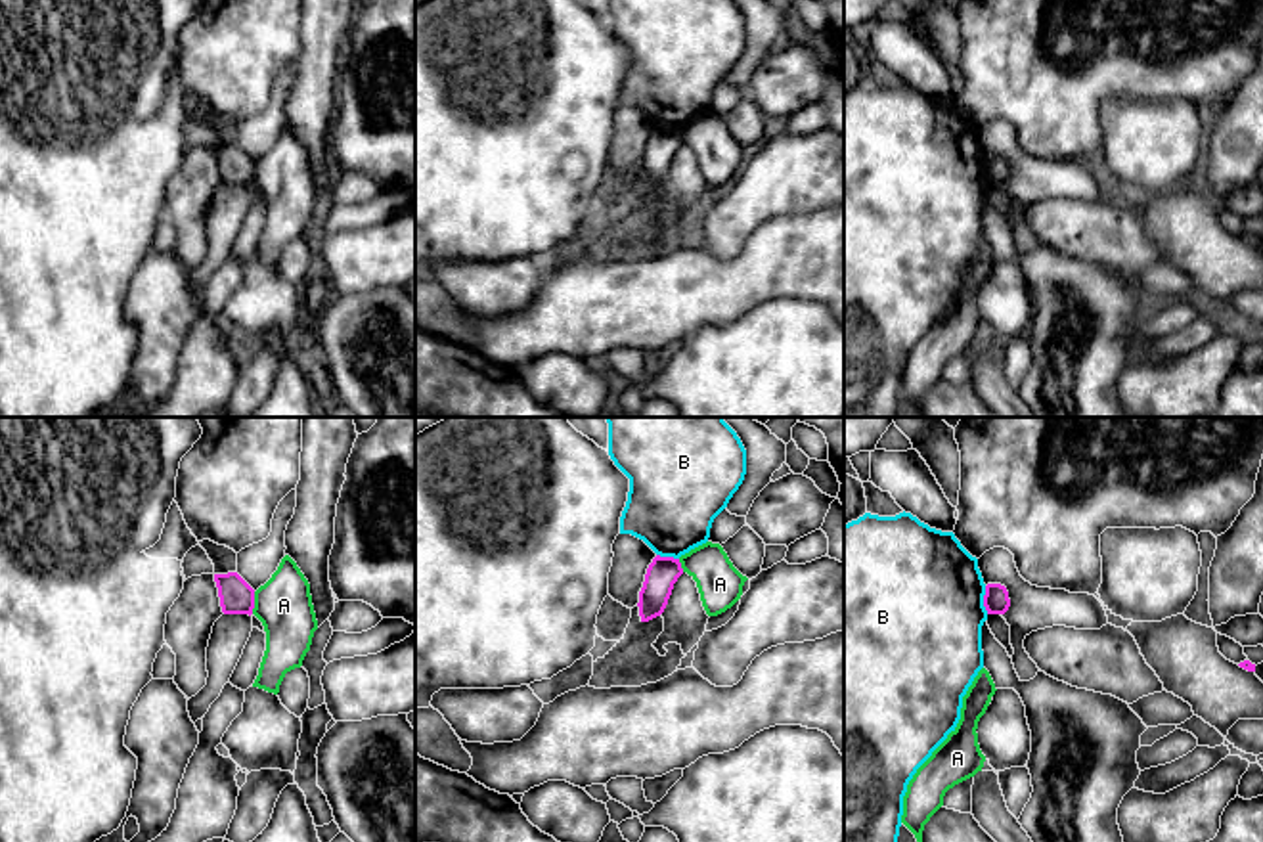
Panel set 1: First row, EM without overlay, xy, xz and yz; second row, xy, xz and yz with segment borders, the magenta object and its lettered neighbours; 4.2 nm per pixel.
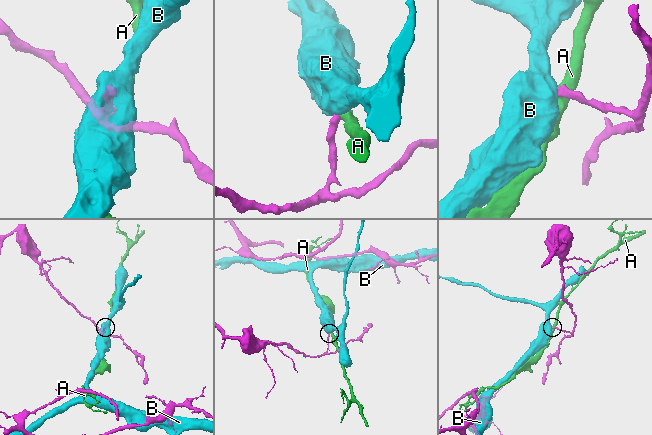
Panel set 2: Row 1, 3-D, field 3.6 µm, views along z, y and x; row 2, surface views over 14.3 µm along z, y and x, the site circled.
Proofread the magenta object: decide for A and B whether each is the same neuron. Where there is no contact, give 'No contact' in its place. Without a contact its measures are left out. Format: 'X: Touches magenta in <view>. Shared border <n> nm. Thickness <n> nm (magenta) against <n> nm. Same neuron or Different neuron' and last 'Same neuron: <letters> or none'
A: Touches magenta in xy. Shared border 100 nm. Thickness 140 nm (magenta) against 240 nm. Different neuron
B: Touches magenta in yz. Shared border 120 nm. Thickness 110 nm (magenta) against 500 nm. Different neuron
Same neuron: none

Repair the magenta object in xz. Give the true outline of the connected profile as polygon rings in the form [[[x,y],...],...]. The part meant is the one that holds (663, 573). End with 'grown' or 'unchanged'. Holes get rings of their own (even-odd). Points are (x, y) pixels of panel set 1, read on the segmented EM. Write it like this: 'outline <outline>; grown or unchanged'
outline [[[656,555],[647,568],[643,587],[639,591],[639,616],[649,622],[660,616],[668,605],[674,584],[683,574],[679,559]]]; unchanged

